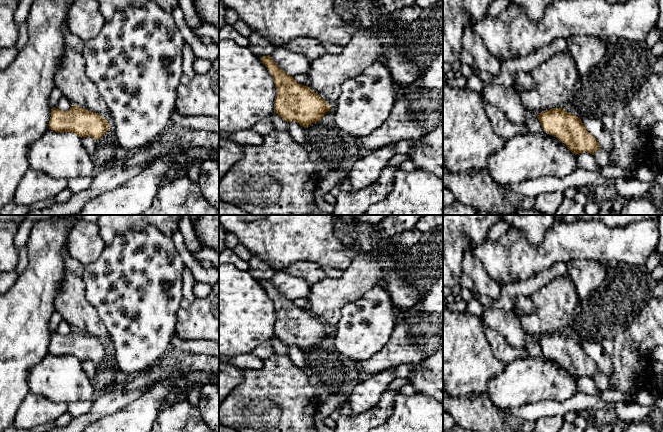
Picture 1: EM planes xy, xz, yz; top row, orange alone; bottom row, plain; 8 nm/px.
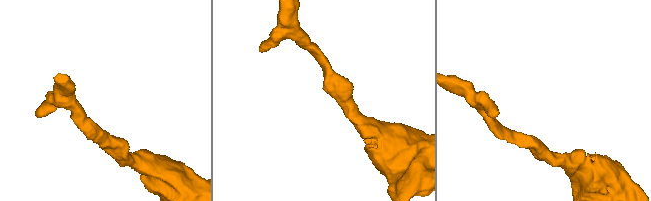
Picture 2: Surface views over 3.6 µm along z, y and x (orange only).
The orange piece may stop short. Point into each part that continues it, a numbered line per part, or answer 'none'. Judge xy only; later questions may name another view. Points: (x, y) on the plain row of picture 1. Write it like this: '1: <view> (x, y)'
none

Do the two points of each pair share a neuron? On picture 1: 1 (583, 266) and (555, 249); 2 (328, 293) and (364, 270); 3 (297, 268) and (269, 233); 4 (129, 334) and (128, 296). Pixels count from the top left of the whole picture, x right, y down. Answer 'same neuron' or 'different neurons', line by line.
1: different neurons
2: same neuron
3: different neurons
4: same neuron

